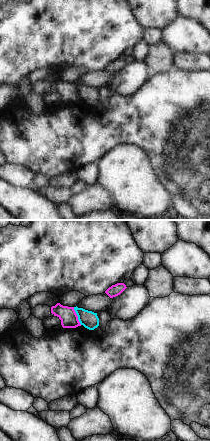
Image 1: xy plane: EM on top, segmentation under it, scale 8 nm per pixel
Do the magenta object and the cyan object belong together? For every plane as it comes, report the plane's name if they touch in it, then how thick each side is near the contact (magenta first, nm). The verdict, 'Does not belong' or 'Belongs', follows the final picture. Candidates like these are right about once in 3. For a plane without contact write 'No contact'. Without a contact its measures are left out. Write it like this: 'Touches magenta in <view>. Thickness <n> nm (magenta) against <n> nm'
Touches magenta in xy. Thickness 140 nm (magenta) against 140 nm.

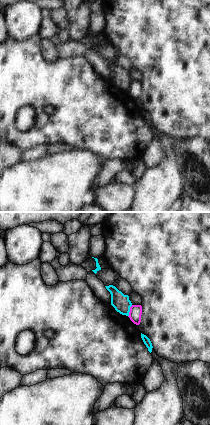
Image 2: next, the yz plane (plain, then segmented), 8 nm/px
Touches magenta in yz. Thickness 100 nm (magenta) against 140 nm.

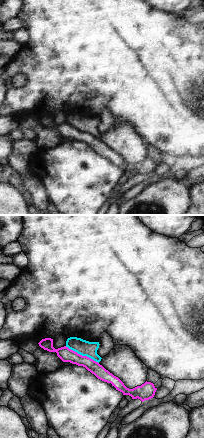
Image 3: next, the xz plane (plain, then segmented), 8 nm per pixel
Touches magenta in xz. Thickness 110 nm (magenta) against 130 nm.

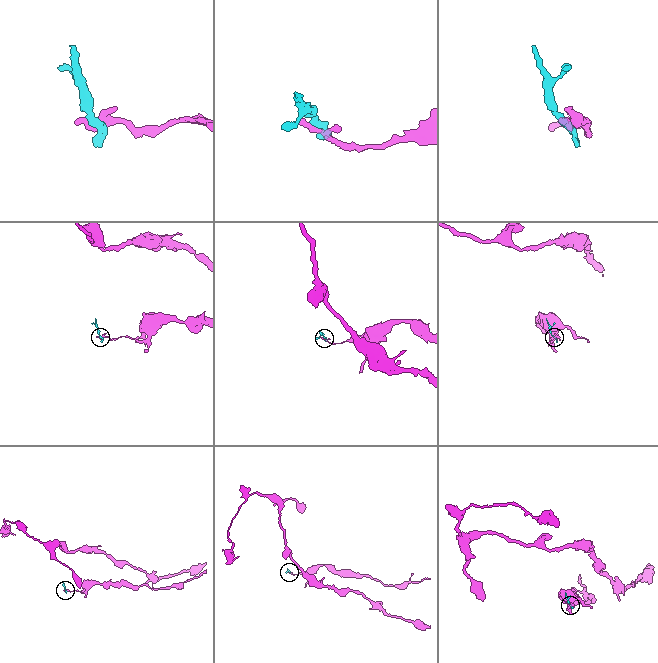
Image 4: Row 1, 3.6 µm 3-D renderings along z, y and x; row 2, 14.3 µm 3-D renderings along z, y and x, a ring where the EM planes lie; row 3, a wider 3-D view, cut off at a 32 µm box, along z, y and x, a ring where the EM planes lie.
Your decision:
Does not belong.

